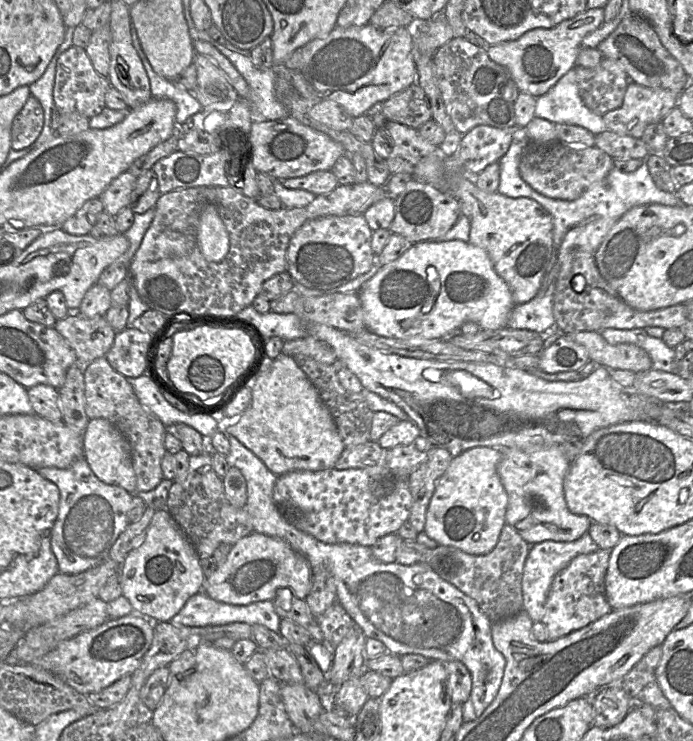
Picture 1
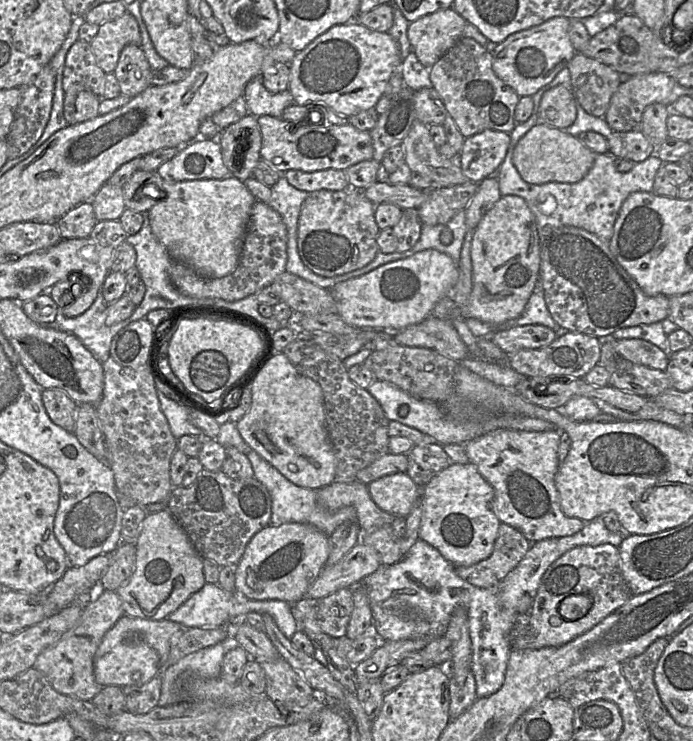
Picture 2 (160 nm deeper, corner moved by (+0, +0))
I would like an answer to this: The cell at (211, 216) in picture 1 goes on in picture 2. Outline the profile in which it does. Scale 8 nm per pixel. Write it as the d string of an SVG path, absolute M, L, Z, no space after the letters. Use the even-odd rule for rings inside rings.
M230 176L225 179L201 179L168 182L162 179L160 200L148 211L154 236L166 248L171 259L181 261L197 273L209 278L221 278L232 273L242 251L247 222L256 199L243 181Z

